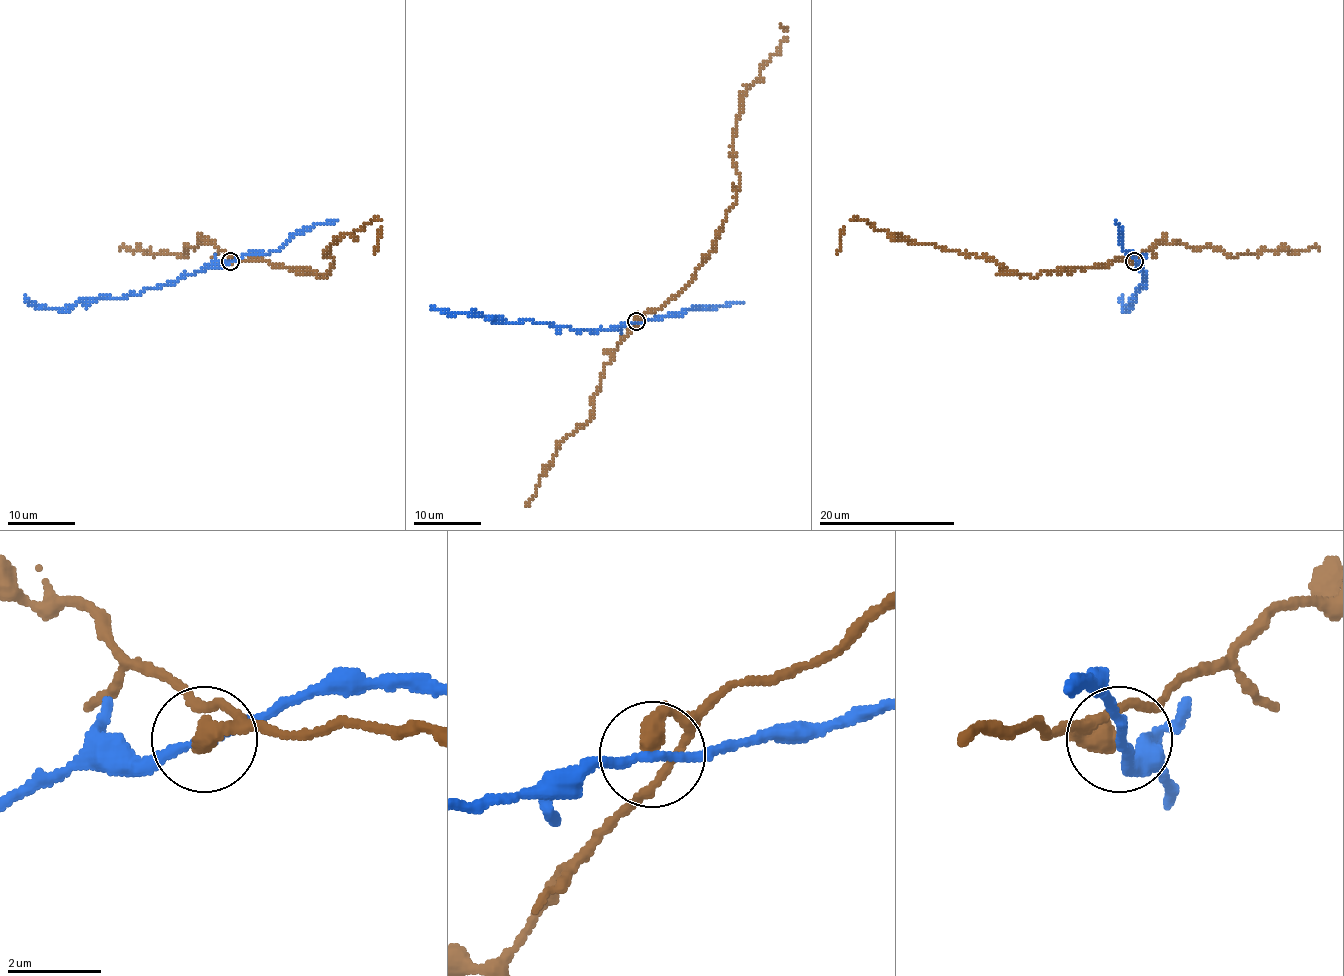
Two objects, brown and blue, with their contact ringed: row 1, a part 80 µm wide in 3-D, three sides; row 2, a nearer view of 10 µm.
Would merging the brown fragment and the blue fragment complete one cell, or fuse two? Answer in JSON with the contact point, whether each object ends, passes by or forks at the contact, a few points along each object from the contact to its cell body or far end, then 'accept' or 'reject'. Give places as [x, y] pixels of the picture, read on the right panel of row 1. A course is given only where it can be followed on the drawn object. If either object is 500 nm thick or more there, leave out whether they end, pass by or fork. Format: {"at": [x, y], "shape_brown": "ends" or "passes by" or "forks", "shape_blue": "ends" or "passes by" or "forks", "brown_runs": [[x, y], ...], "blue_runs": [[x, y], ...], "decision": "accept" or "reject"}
{"at": [1134, 261], "shape_brown": "ends", "shape_blue": "passes by", "brown_runs": [[1133, 262], [1035, 277], [974, 253], [877, 231], [865, 219], [843, 228], [836, 255]], "blue_runs": [[1135, 262], [1142, 267], [1143, 279], [1126, 309], [1121, 302], [1123, 295]], "decision": "reject"}

